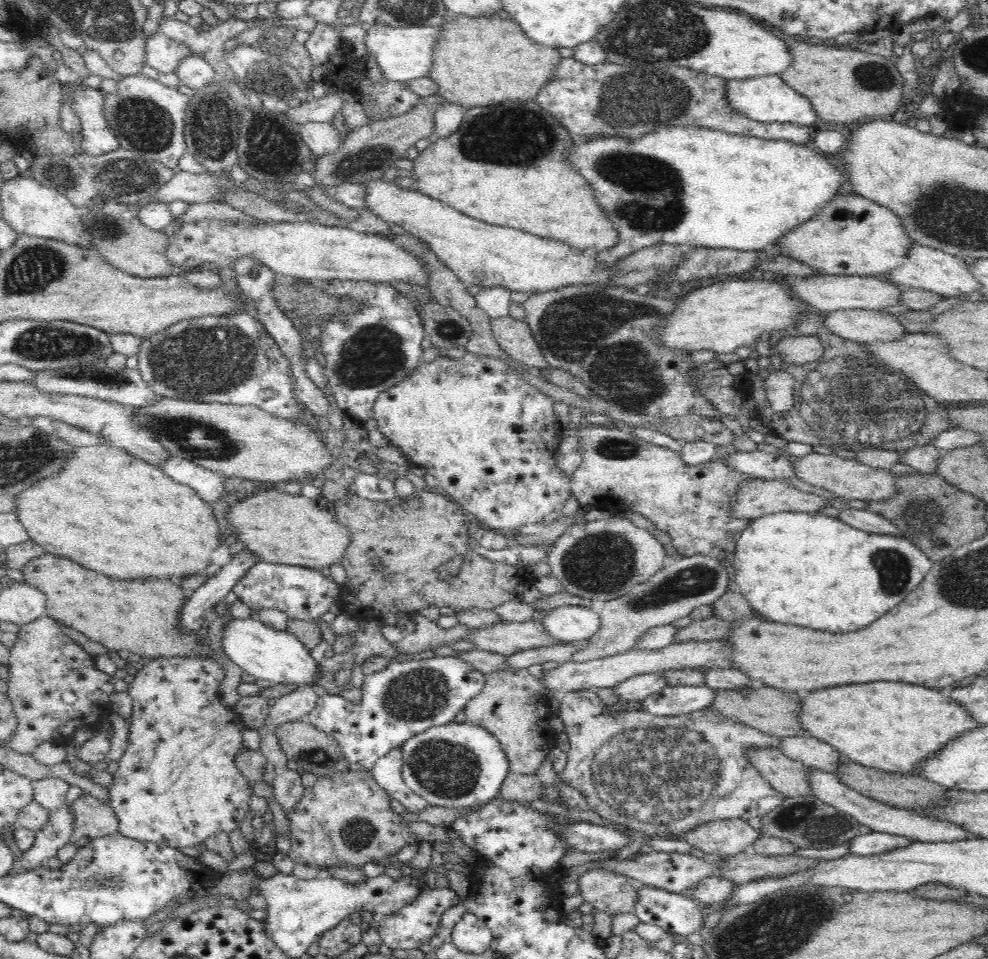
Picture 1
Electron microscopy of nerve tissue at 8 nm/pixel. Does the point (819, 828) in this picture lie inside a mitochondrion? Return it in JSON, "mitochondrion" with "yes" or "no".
{"mitochondrion":"yes"}

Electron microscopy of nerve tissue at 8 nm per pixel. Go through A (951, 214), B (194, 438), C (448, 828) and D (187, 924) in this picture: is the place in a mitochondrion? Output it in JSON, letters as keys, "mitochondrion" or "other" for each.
{"A":"mitochondrion","B":"mitochondrion","C":"other","D":"other"}

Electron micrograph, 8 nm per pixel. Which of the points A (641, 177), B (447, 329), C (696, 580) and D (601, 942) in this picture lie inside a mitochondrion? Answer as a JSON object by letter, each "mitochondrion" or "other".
{"A":"mitochondrion","B":"mitochondrion","C":"mitochondrion","D":"other"}

